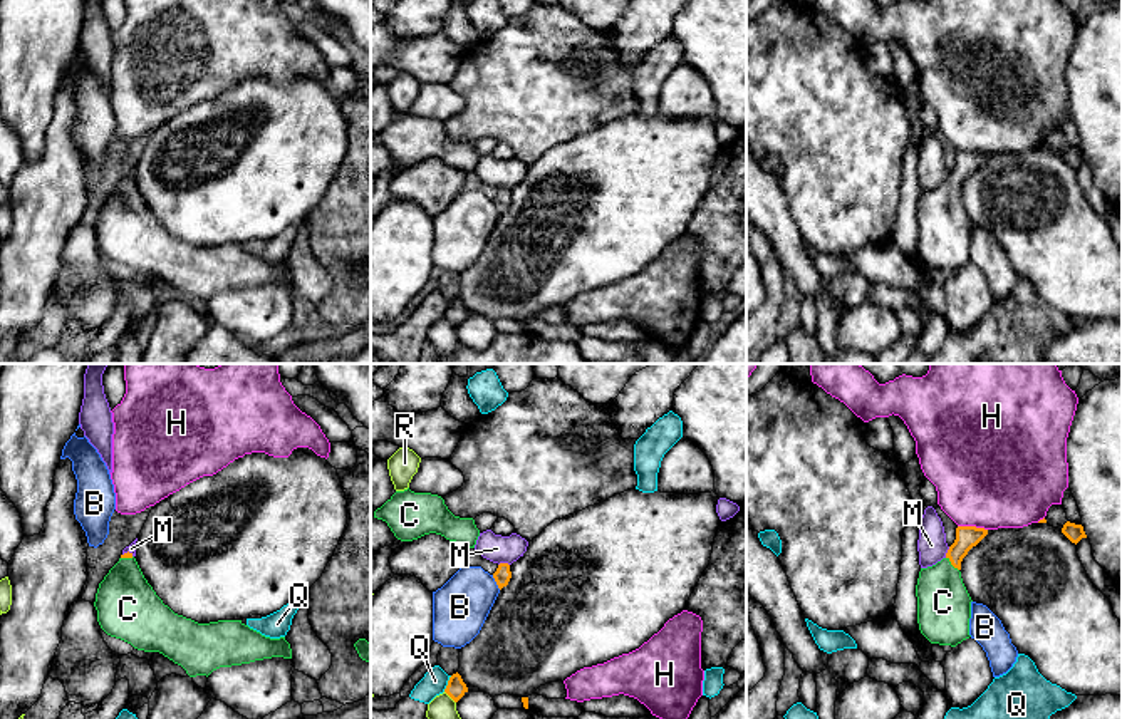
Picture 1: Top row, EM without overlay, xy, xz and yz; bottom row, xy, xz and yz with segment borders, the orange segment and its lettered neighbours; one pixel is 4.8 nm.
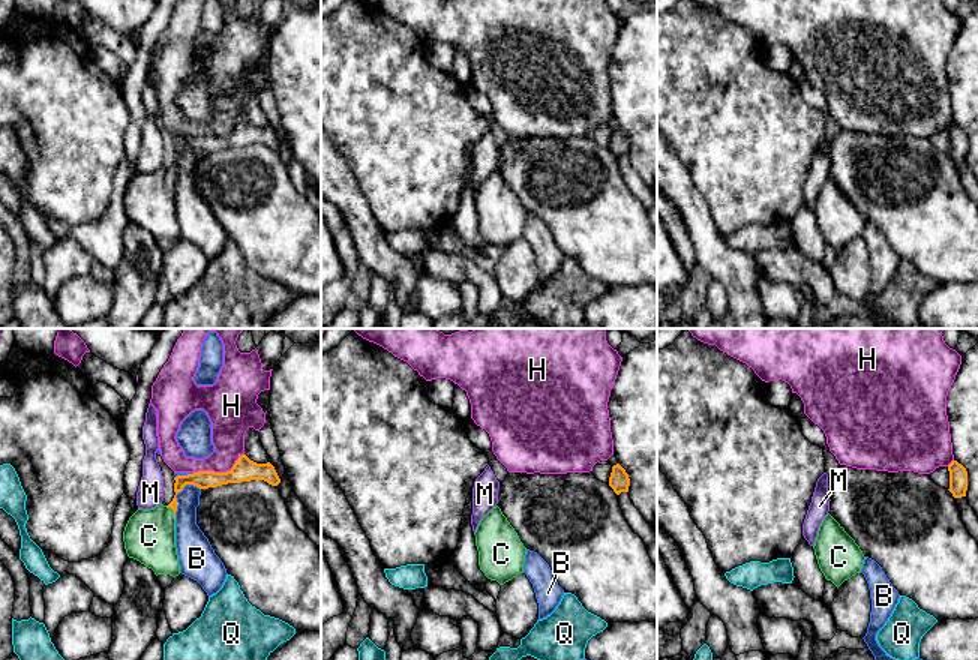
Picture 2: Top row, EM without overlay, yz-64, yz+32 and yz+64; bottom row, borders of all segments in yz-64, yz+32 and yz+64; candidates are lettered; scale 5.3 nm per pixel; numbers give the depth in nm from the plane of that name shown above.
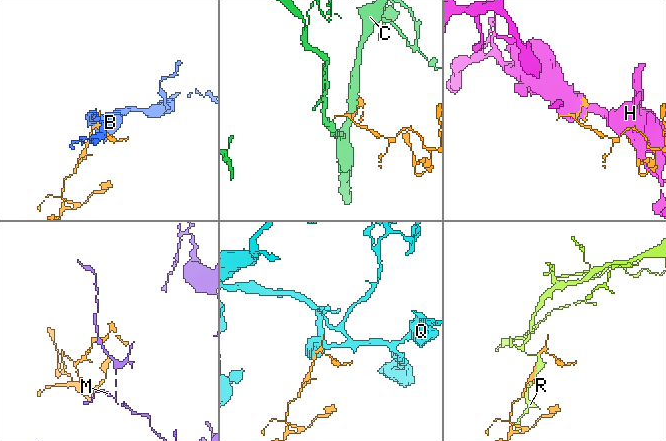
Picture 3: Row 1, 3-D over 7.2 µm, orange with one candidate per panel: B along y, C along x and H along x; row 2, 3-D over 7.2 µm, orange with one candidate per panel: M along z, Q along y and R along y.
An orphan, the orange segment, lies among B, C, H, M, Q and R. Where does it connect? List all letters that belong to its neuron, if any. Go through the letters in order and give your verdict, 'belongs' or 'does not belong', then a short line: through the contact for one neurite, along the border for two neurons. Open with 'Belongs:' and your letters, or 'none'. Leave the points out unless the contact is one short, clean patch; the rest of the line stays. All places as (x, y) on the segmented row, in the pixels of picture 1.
Belongs: C
B: does not belong
C: belongs | yz (966, 537), (951, 563), (943, 580), (943, 602)
H: does not belong
M: does not belong | xz (509, 563), (498, 565)
Q: does not belong | xz (451, 676), (443, 691)
R: does not belong

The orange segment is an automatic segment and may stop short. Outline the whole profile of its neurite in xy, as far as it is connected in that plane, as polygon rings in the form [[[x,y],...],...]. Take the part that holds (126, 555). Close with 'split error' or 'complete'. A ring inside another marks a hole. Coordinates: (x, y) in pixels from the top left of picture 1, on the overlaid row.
[[[129,551],[99,583],[94,607],[107,635],[138,650],[163,654],[190,677],[208,677],[220,667],[272,657],[292,659],[285,637],[265,637],[242,620],[198,623],[174,613],[156,595]]]; split error

